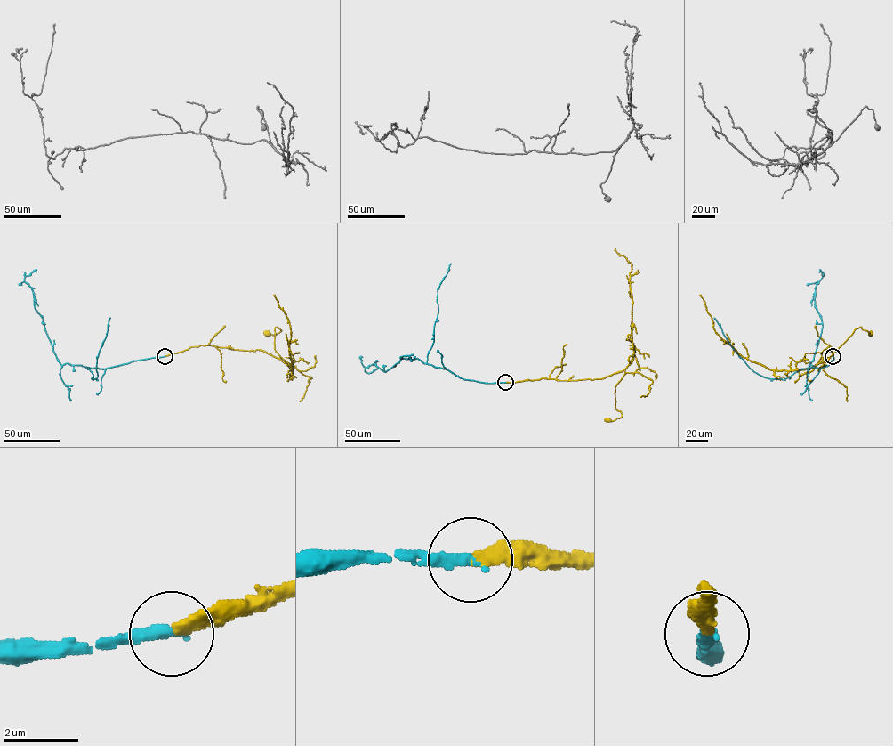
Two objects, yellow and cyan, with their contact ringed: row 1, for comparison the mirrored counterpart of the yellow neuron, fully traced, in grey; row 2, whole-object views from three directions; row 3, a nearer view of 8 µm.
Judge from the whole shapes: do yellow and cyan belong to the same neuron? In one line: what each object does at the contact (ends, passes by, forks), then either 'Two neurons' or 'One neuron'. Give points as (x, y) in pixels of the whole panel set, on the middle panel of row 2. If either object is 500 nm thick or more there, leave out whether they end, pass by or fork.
At the ring yellow ends. At the ring cyan ends. One neuron

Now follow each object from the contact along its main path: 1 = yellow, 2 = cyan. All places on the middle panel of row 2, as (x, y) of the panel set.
1: (505, 382), (541, 378), (593, 380), (624, 370), (615, 387), (615, 408), (622, 416), (607, 420)
2: (505, 382), (464, 379), (417, 359), (402, 359), (385, 372), (374, 363), (365, 369), (369, 373), (376, 368)

